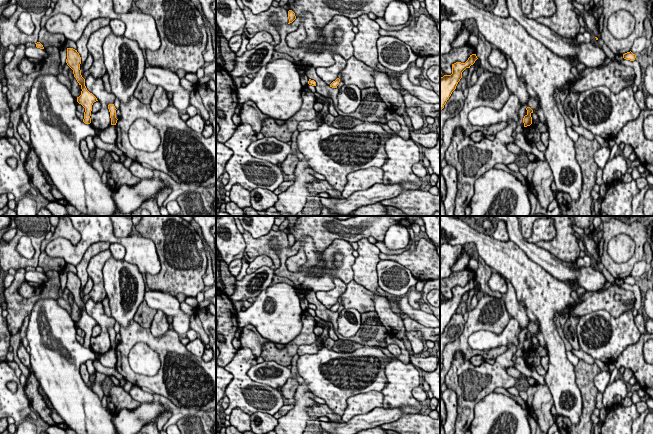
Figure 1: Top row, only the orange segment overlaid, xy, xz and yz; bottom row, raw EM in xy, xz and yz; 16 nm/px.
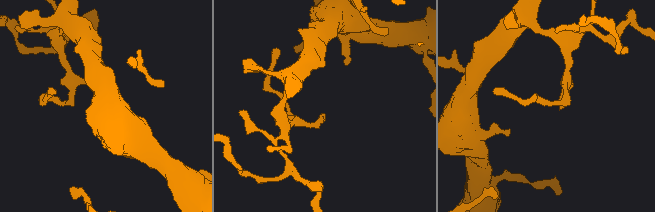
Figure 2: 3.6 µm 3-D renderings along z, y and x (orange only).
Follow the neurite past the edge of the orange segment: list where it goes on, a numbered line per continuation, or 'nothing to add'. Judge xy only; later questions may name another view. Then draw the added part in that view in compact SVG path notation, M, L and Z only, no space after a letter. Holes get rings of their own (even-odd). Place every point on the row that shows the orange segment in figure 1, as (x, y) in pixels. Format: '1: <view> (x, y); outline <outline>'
nothing to add

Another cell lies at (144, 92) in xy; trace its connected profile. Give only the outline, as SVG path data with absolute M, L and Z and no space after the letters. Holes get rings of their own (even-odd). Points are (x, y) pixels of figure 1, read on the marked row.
M143 77L135 89L133 96L140 102L150 105L151 99L155 93L157 86L150 84L146 77Z

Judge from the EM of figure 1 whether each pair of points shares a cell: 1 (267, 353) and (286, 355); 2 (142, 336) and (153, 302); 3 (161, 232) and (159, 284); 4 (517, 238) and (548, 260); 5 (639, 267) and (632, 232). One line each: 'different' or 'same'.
1: same
2: different
3: same
4: same
5: different

